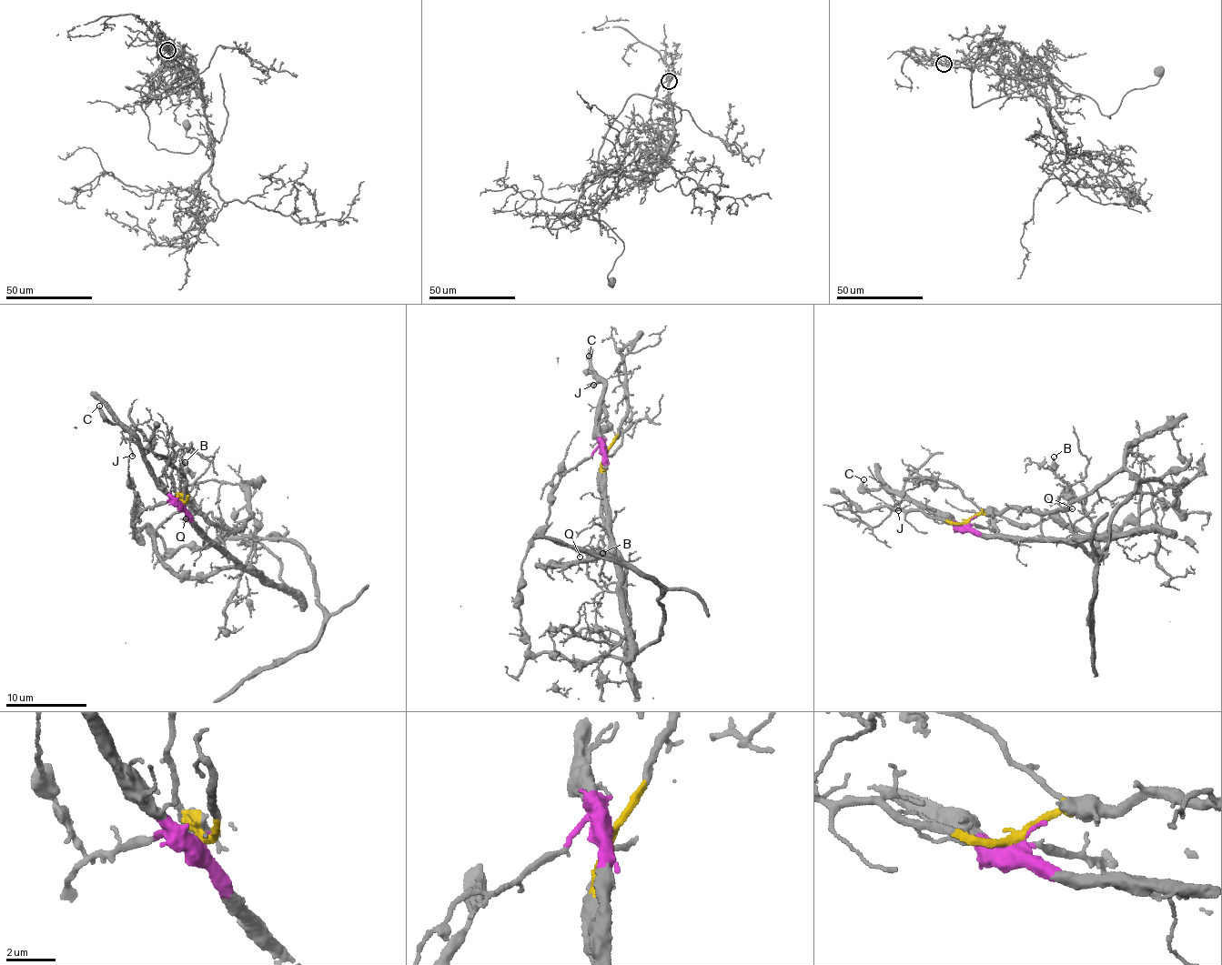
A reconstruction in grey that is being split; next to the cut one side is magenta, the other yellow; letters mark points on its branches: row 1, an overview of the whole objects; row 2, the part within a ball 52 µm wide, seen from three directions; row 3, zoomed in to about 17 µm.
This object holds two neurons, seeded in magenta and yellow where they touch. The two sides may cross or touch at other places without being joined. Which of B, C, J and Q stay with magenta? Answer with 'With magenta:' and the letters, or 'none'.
With magenta: B, C, J, Q

